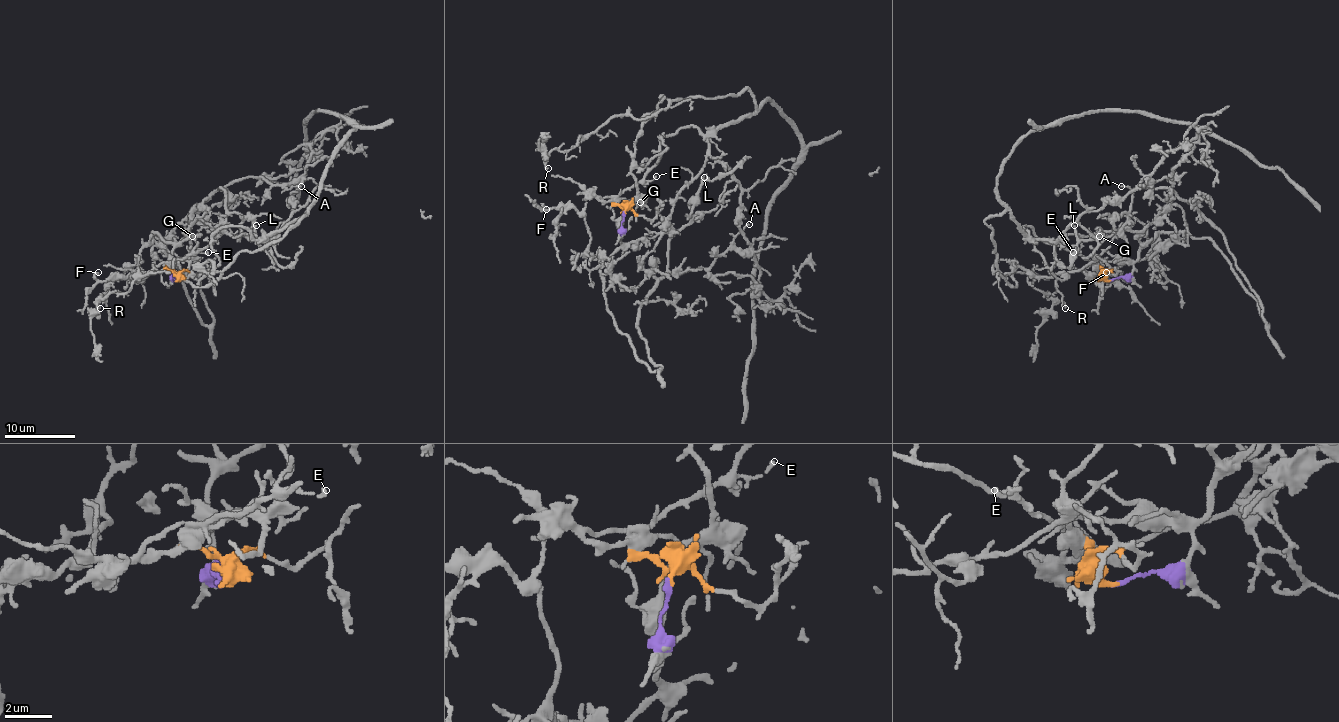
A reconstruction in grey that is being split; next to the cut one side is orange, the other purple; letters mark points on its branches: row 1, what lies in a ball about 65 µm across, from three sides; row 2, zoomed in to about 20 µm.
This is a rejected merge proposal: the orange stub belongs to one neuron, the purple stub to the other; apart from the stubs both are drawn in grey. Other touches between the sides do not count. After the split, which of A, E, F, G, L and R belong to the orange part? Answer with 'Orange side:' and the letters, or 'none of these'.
Orange side: E, R

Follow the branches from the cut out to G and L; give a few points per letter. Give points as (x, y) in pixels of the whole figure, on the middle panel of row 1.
G: (624, 213), (621, 236), (621, 212), (626, 204), (642, 197), (644, 206), (640, 203)
L: (624, 213), (621, 245), (601, 263), (607, 311), (656, 371), (640, 304), (704, 176)

